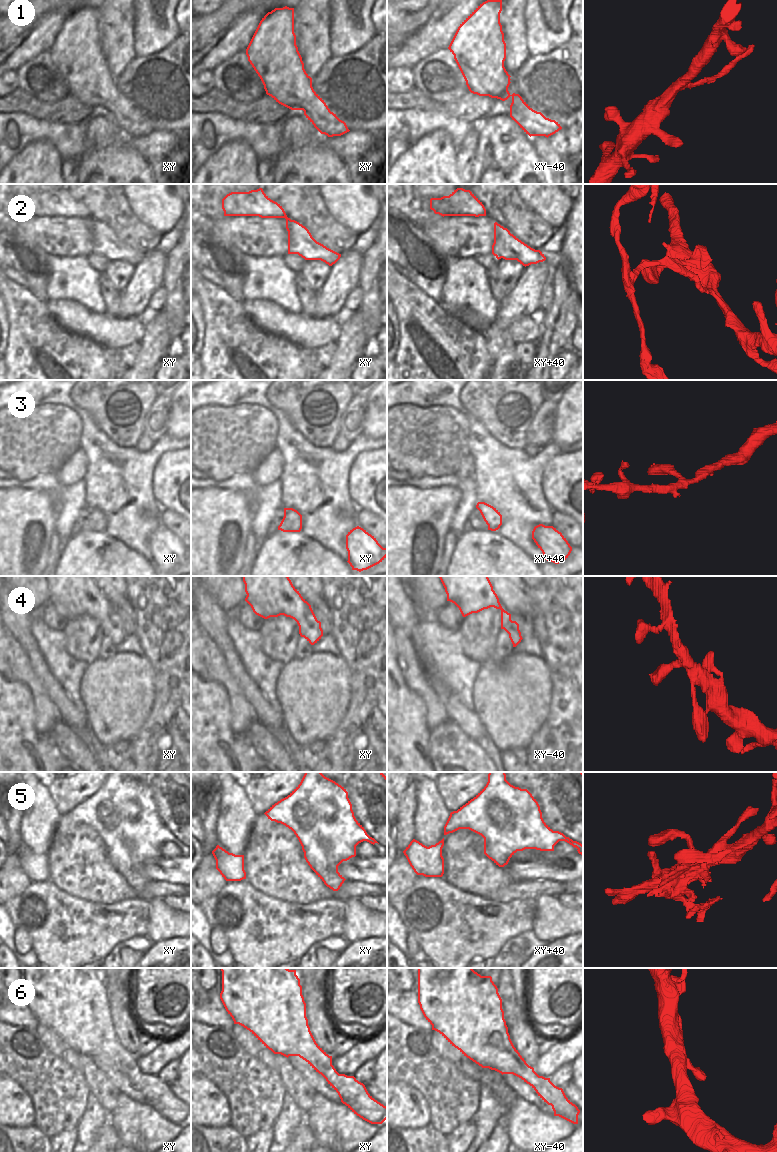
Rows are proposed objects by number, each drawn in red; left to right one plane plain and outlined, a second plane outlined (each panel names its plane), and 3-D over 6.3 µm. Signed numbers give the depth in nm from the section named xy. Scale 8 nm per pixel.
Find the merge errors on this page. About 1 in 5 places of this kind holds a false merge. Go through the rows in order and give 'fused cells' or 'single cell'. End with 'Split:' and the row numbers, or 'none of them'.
1: fused cells
2: fused cells
3: single cell
4: single cell
5: fused cells
6: single cell
Split: 1, 2, 5

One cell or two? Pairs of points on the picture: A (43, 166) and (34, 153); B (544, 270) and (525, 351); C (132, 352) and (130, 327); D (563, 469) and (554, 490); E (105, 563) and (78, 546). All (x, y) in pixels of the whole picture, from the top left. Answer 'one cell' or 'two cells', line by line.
A: one cell
B: two cells
C: two cells
D: one cell
E: one cell

